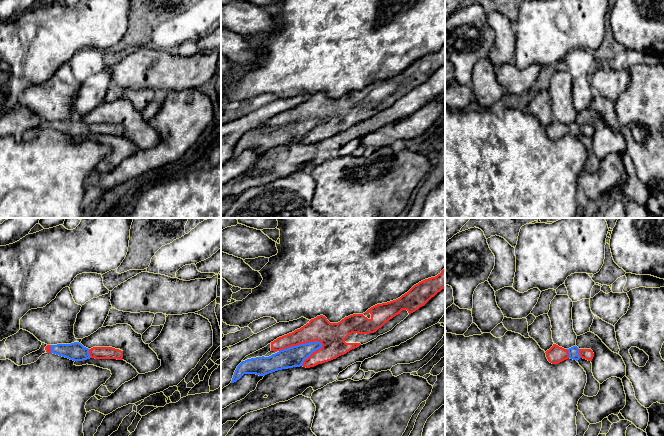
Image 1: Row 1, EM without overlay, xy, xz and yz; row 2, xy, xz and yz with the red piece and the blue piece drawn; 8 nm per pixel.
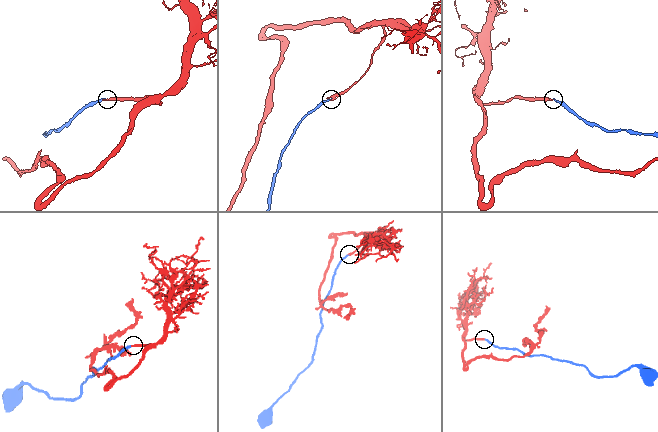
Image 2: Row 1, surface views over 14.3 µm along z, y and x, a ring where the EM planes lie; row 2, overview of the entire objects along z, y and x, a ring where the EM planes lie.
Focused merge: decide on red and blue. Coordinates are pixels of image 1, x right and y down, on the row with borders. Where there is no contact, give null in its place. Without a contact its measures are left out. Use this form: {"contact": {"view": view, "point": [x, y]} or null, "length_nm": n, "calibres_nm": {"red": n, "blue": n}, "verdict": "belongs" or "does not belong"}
{"contact": {"view": "xz", "point": [300, 343]}, "length_nm": 360, "calibres_nm": {"red": 200, "blue": 170}, "verdict": "belongs"}

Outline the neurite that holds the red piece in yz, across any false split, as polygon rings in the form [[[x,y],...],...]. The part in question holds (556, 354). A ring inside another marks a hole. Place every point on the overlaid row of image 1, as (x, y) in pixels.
[[[556,344],[547,350],[546,357],[552,364],[558,364],[568,358],[578,361],[580,358],[592,361],[594,353],[591,349],[579,349],[577,346],[573,346],[569,349],[564,349]]]

